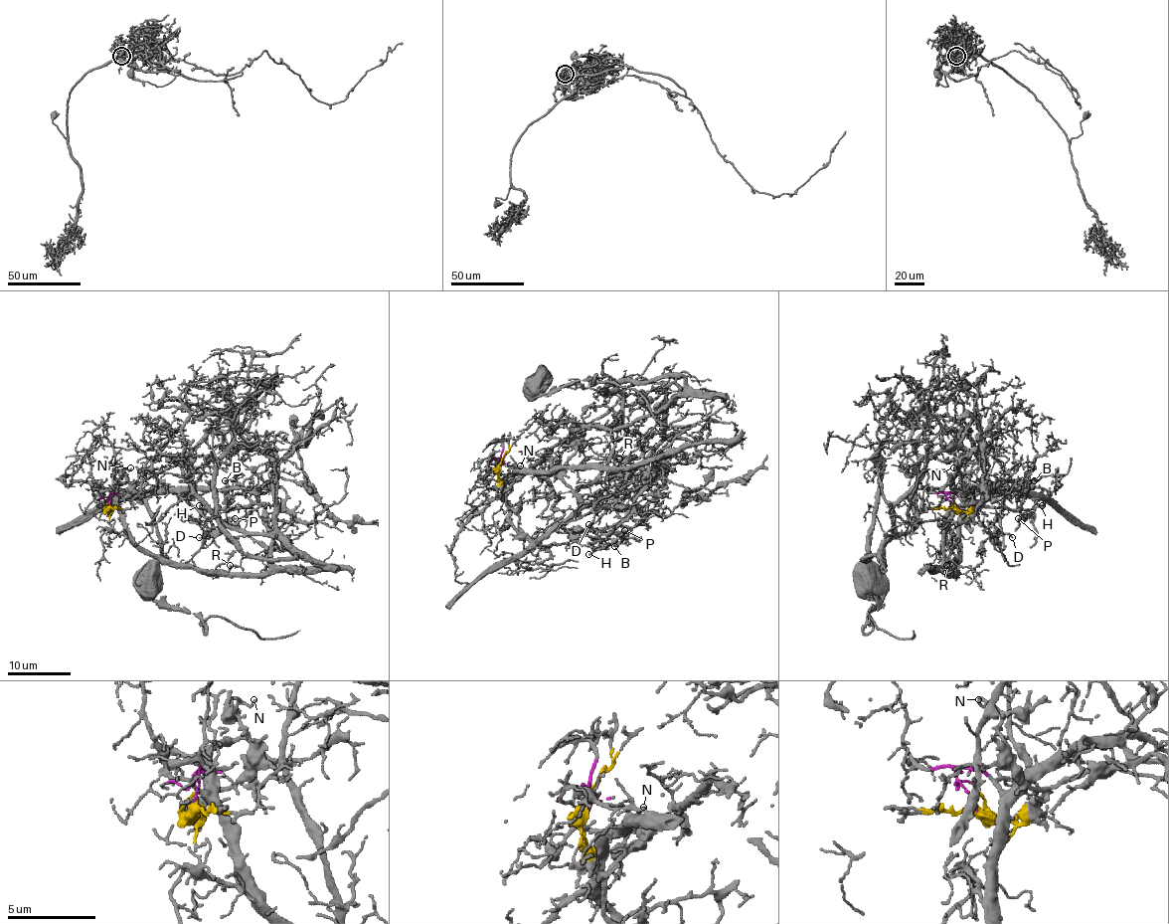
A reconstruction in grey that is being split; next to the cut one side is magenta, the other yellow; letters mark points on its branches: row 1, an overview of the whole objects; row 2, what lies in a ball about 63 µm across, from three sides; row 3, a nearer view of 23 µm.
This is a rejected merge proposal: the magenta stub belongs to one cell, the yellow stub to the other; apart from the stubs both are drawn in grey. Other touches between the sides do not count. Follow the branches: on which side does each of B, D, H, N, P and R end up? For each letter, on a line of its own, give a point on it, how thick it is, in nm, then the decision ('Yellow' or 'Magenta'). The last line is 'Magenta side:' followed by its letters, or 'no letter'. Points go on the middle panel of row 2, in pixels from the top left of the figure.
B: Place: (614, 546). Thickness 340 nm. Magenta
D: Place: (588, 524). Thickness 120 nm. Yellow
H: Place: (588, 554). Thickness 90 nm. Magenta
N: Place: (520, 465). Thickness 140 nm. Yellow
P: Place: (624, 530). Thickness 360 nm. Yellow
R: Place: (619, 459). Thickness 110 nm. Magenta
Magenta side: B, H, R

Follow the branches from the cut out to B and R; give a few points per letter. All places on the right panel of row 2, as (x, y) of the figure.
B: (951, 504), (948, 493), (961, 500), (961, 533), (947, 573), (950, 516), (1018, 509), (1034, 481)
R: (951, 504), (948, 493), (954, 493), (961, 500), (961, 533), (954, 573), (953, 565), (950, 570), (947, 565)

